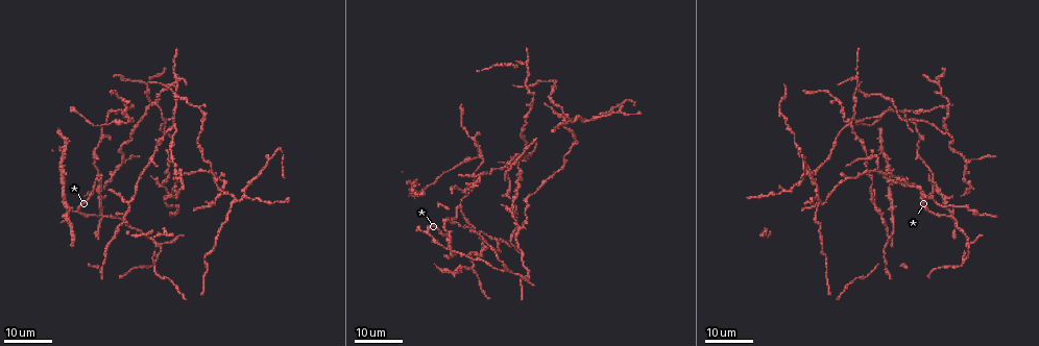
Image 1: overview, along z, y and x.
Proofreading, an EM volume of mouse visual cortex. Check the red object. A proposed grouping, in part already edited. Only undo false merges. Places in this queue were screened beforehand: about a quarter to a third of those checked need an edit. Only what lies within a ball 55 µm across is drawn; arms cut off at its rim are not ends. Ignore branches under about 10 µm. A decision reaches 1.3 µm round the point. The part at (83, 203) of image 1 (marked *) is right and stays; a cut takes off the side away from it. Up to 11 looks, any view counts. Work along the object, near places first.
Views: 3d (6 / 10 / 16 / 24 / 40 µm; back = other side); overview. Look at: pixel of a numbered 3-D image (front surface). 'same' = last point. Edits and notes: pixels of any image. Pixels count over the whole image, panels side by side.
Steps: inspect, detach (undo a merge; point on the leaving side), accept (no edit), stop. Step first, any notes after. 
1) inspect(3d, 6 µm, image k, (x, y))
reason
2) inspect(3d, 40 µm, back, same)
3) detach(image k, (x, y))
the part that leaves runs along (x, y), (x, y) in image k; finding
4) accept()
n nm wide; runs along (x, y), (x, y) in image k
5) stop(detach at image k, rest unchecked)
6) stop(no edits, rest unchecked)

inspect(3d, 16 µm, image 1, (951, 218))
sudden change in width

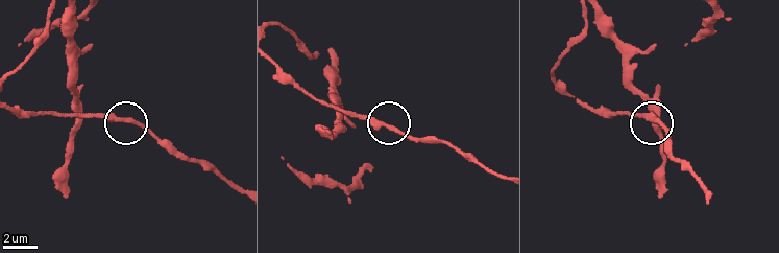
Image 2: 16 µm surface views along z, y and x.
inspect(3d, 10 µm, image 2, (388, 128))

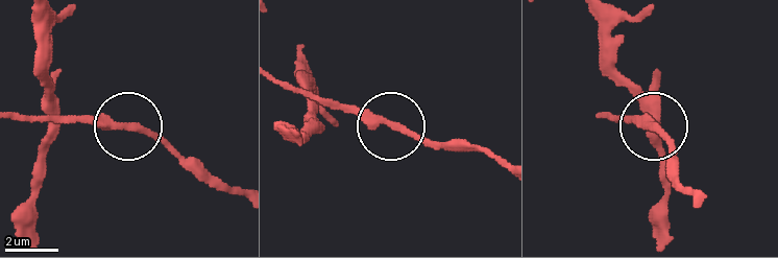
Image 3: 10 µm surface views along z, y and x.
accept()
runs along (16, 115), (130, 124), (181, 156) in image 3; continuous, no second neuron

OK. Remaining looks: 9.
inspect(3d, 24 µm, image 1, (934, 178))
four or more arms meet

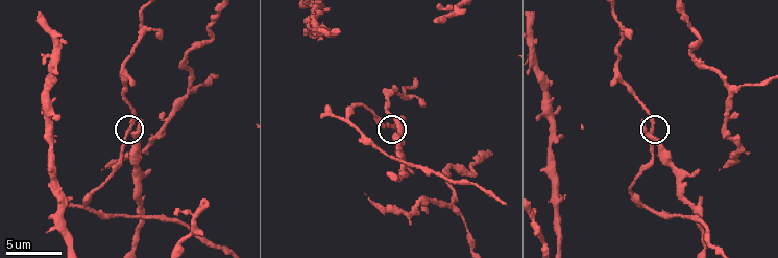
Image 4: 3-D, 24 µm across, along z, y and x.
inspect(3d, 10 µm, image 4, (653, 130))
zoom in

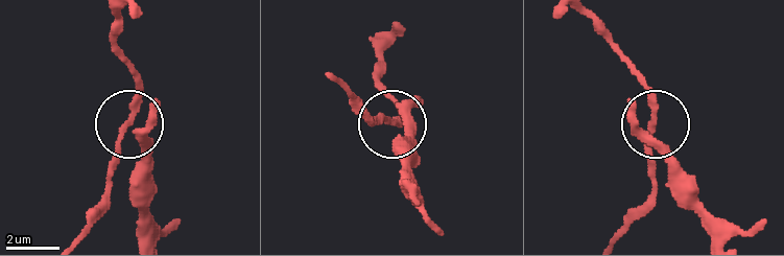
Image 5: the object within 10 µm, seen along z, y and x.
accept()
runs along (618, 237), (649, 190), (655, 125), (651, 143), (694, 188) in image 5; continuous, no second neuron

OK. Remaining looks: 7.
inspect(3d, 24 µm, image 1, (238, 199))
two arms in line, one across

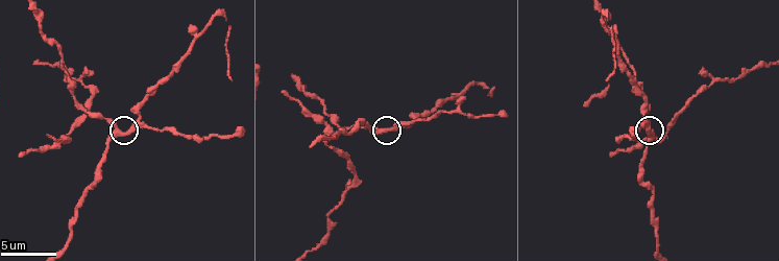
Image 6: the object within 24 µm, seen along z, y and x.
inspect(3d, 10 µm, image 6, (384, 129))

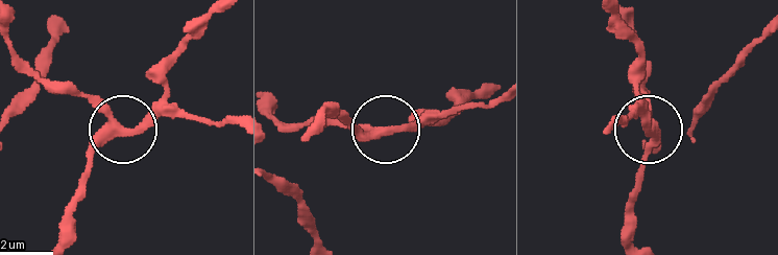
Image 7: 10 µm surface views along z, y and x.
accept()
all the same neuron

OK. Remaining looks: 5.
inspect(3d, 10 µm, image 6, (86, 86))
narrows sharply

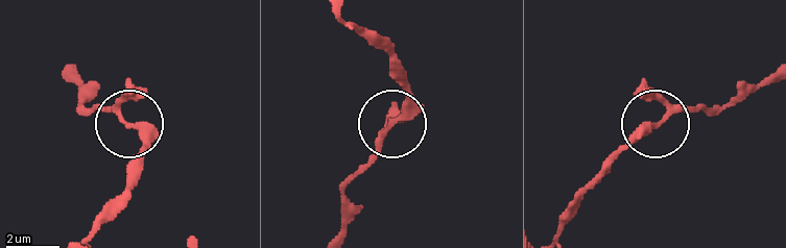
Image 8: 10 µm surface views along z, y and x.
inspect(3d, 6 µm, image 8, (657, 124))
zoom in

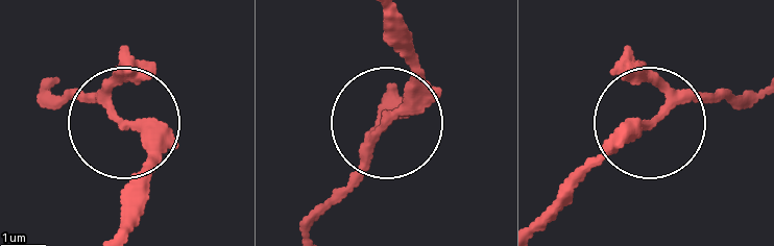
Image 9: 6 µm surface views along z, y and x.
accept()
190 nm wide; runs along (303, 232), (407, 87), (414, 45) in image 9; one neuron here

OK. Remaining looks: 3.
inspect(3d, 16 µm, image 1, (850, 125))
two arms in line, one across

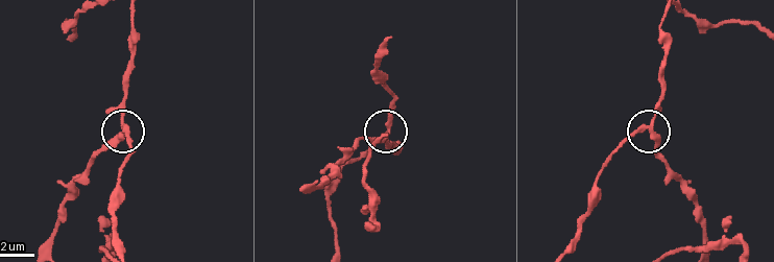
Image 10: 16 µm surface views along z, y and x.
inspect(3d, 6 µm, image 10, (123, 129))

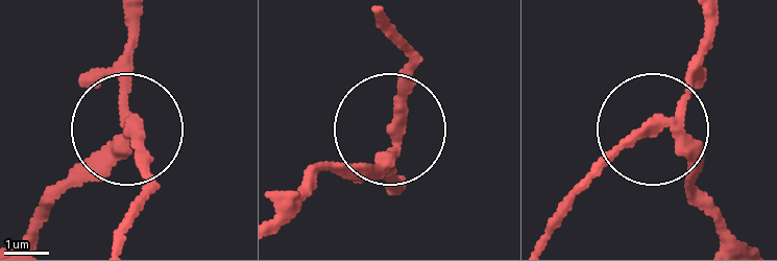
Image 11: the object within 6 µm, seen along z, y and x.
accept()
runs along (396, 185), (393, 137), (311, 182) in image 11; continuous, no second neuron

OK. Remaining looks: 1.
stop(no edits, rest unchecked)

